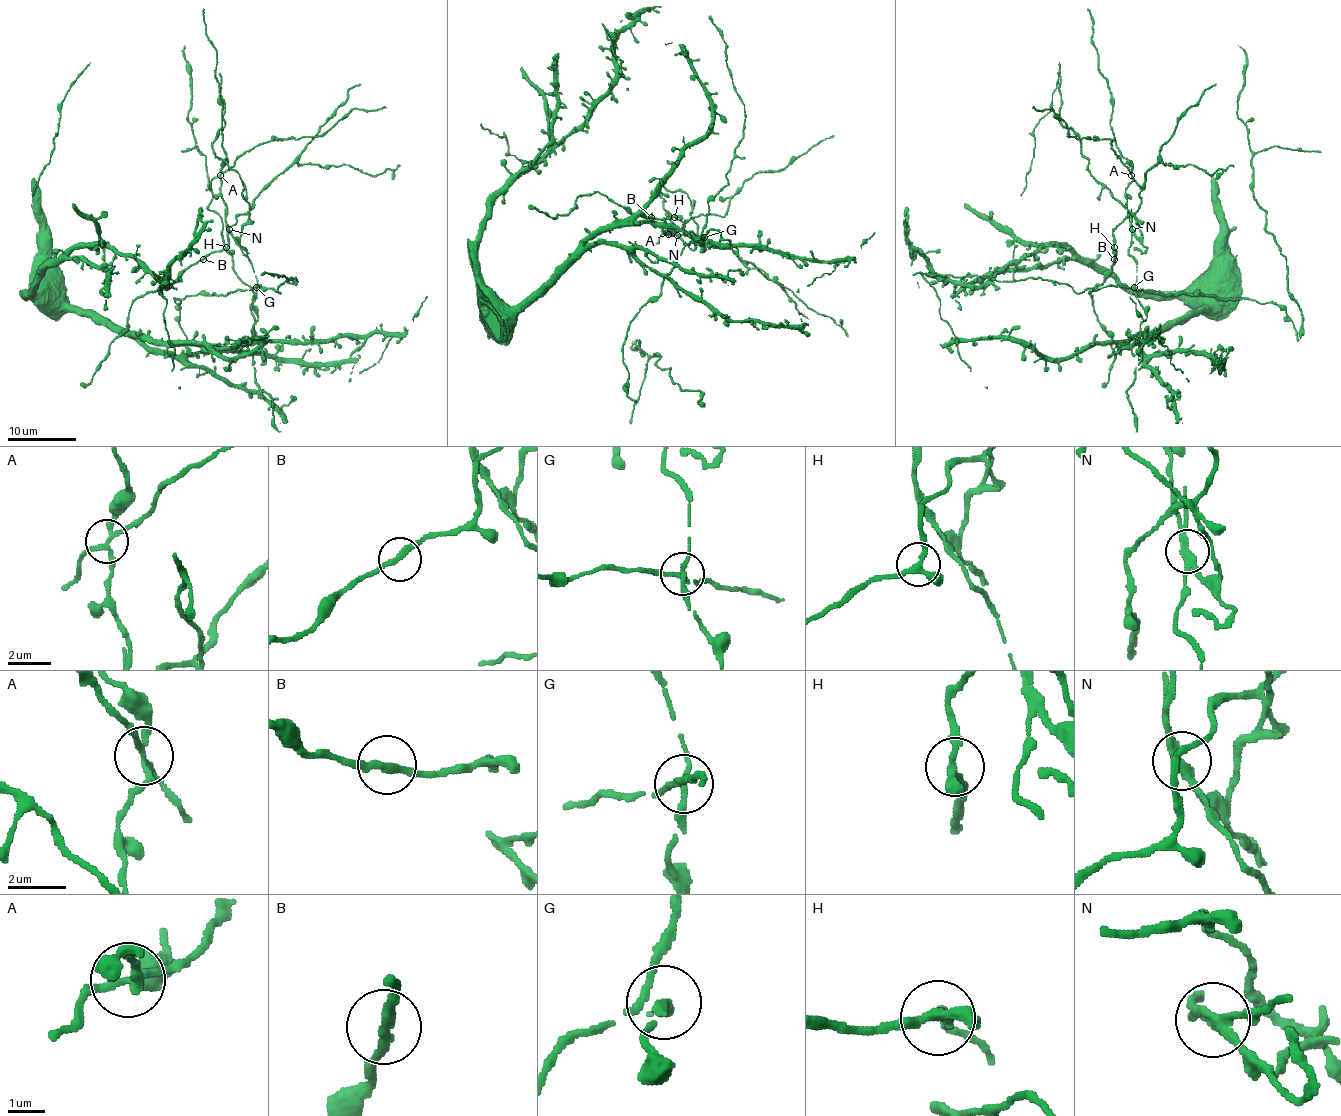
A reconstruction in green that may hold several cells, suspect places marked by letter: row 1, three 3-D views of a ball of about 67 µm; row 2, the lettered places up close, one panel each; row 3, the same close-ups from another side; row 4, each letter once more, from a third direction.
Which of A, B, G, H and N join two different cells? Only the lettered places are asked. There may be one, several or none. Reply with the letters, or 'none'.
A, N

